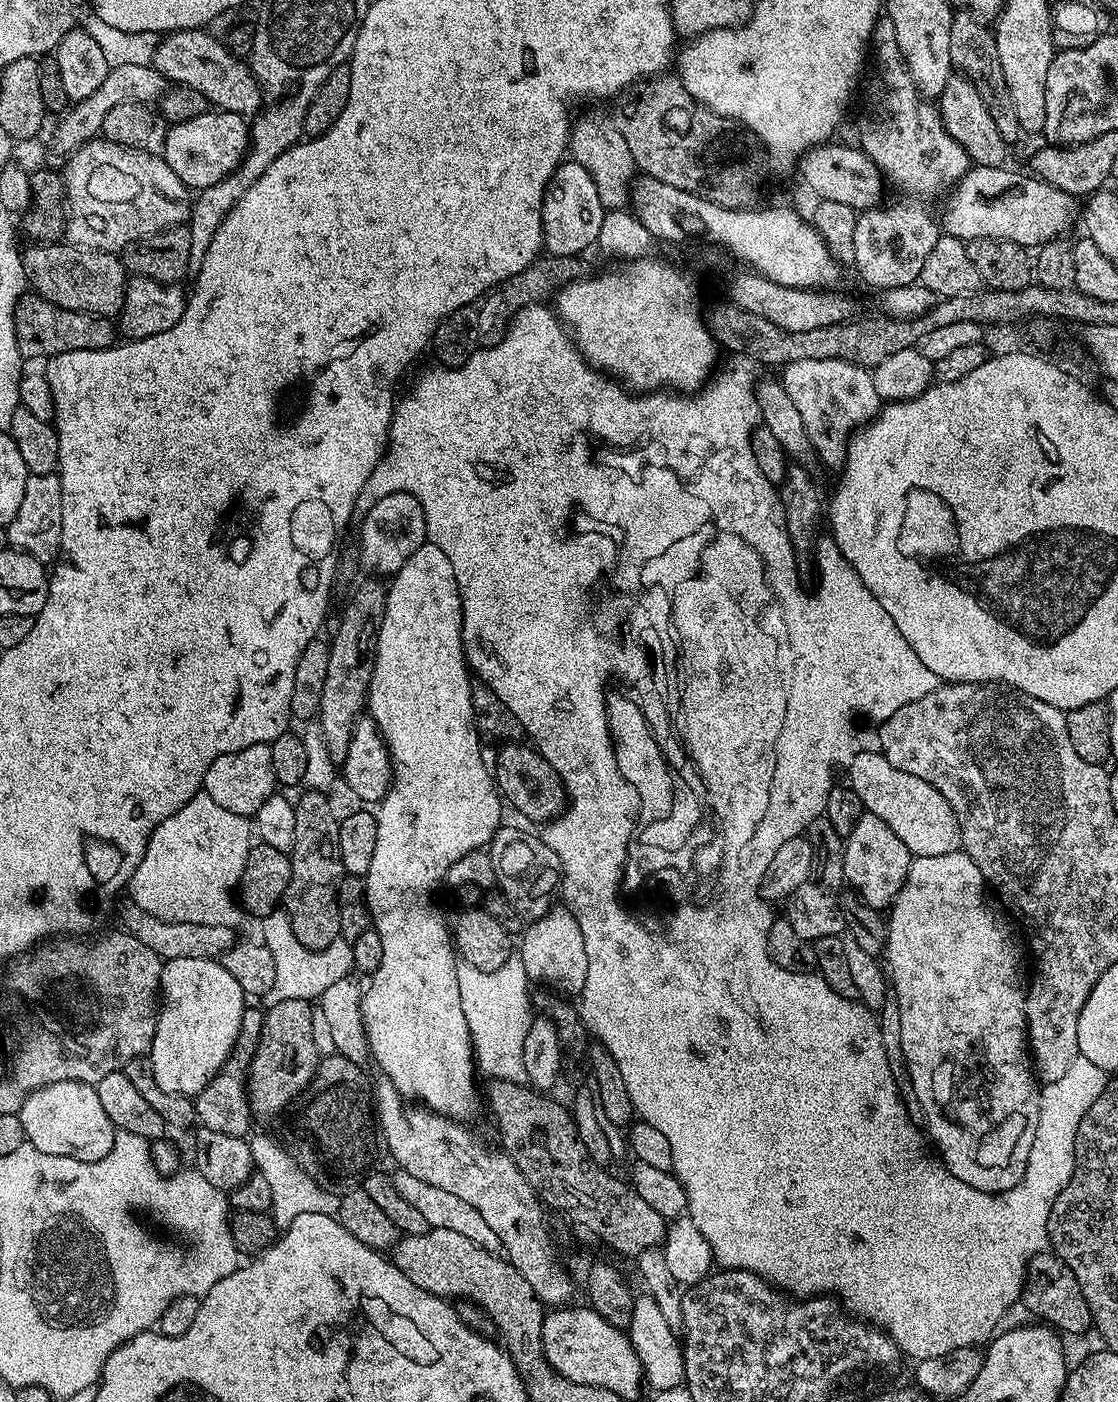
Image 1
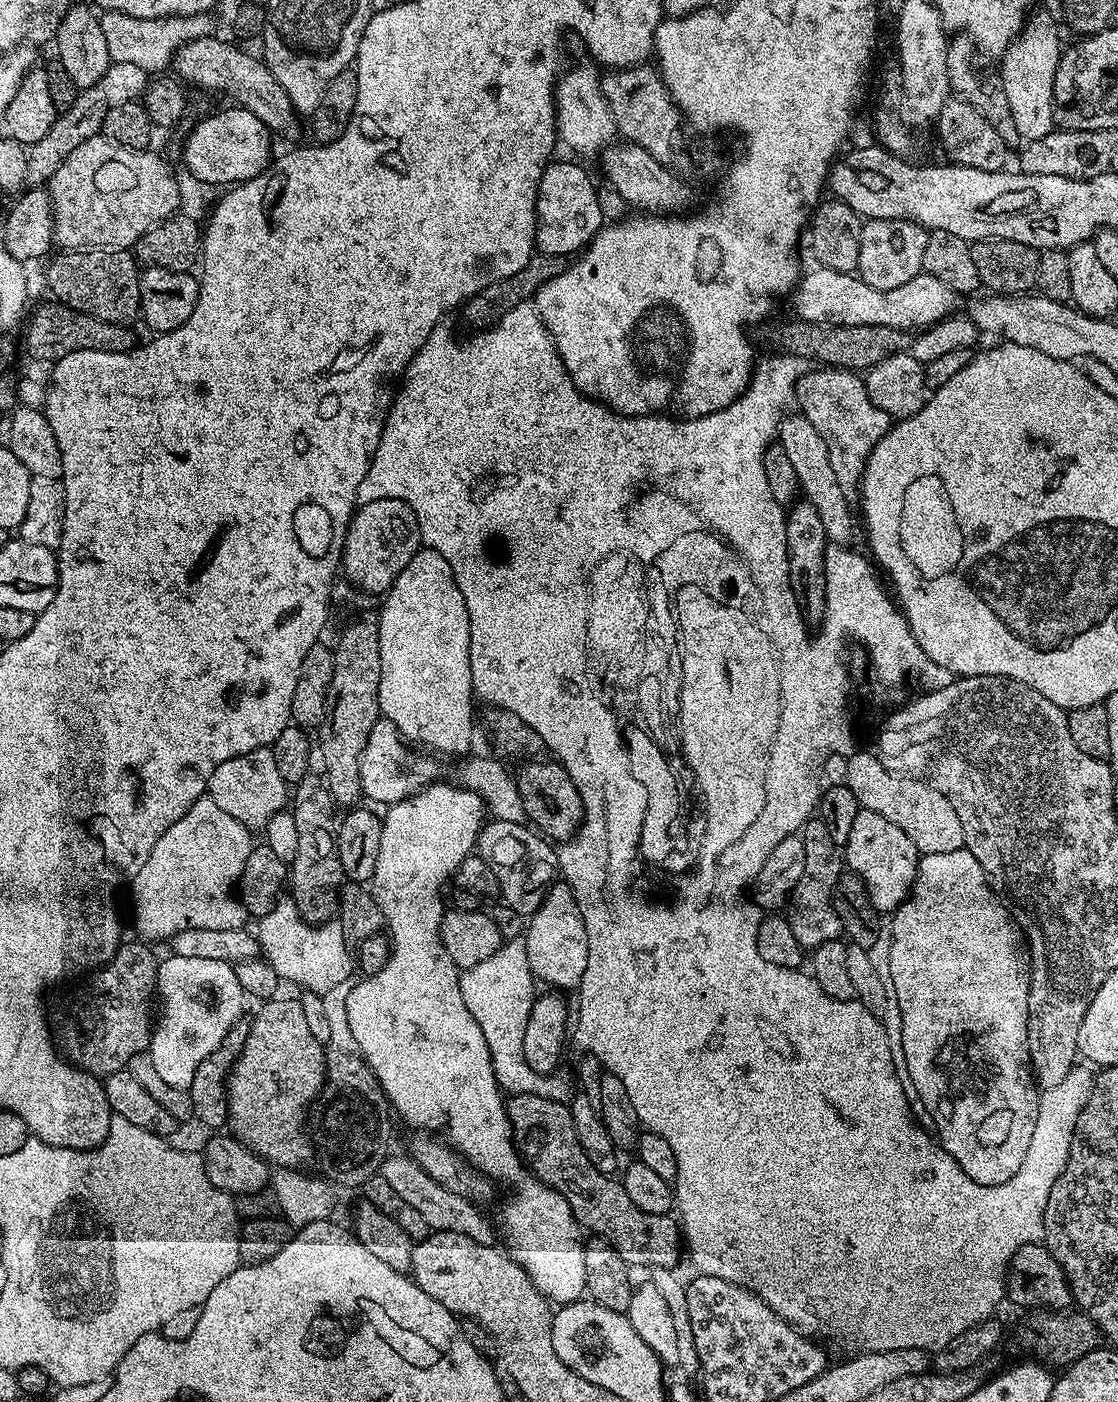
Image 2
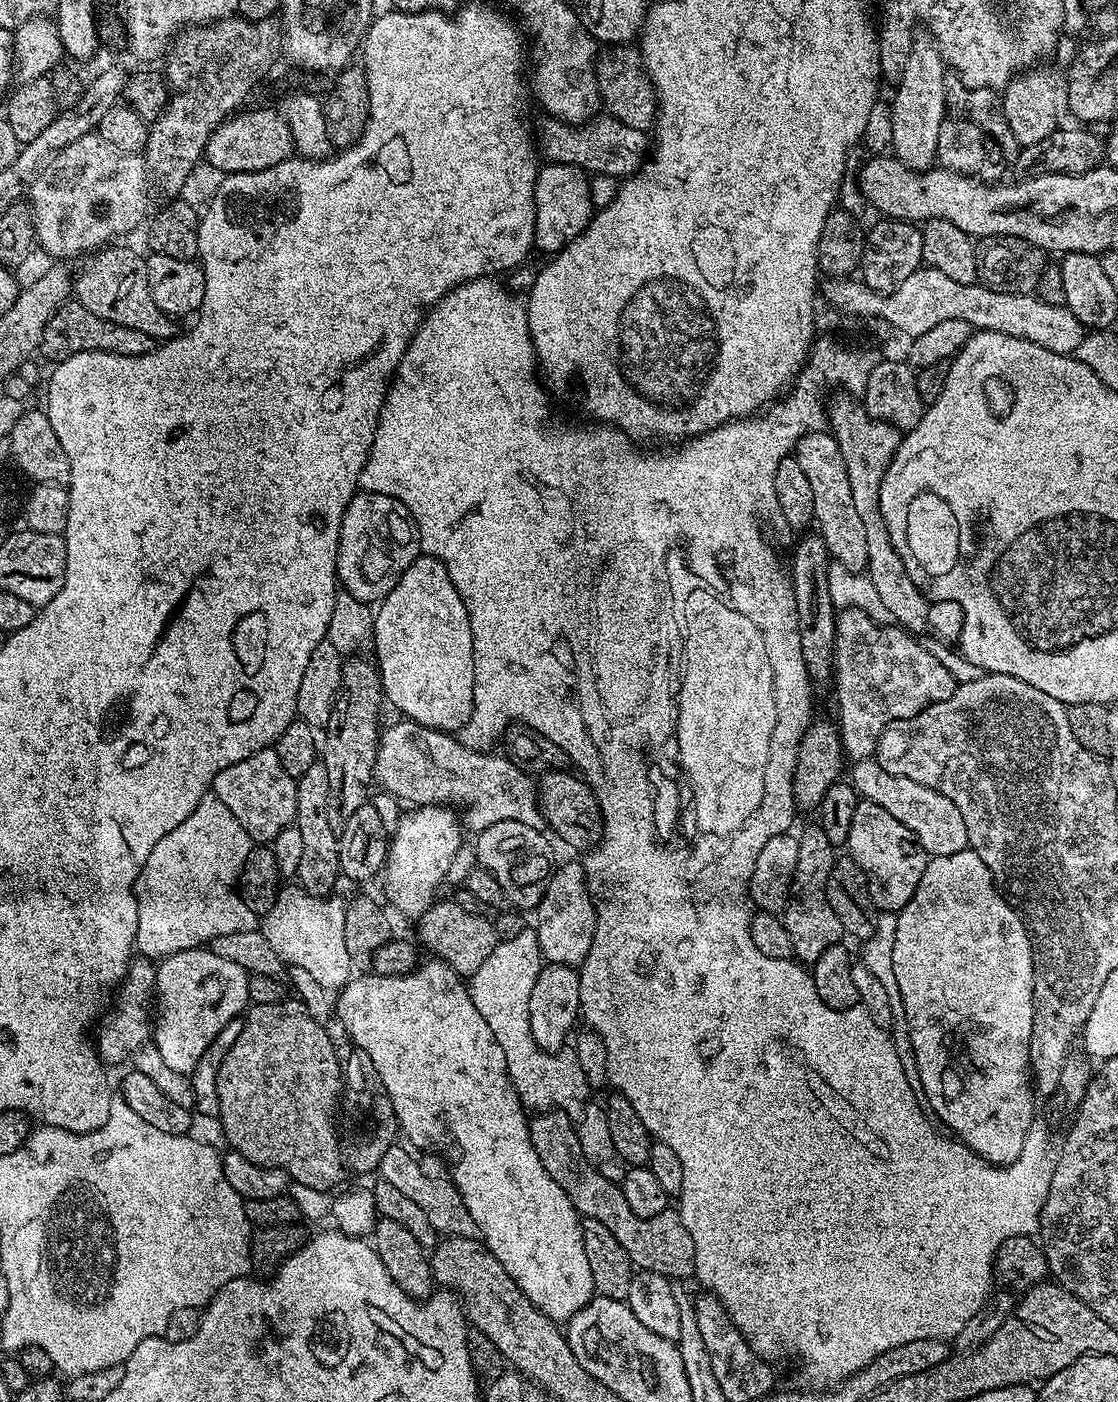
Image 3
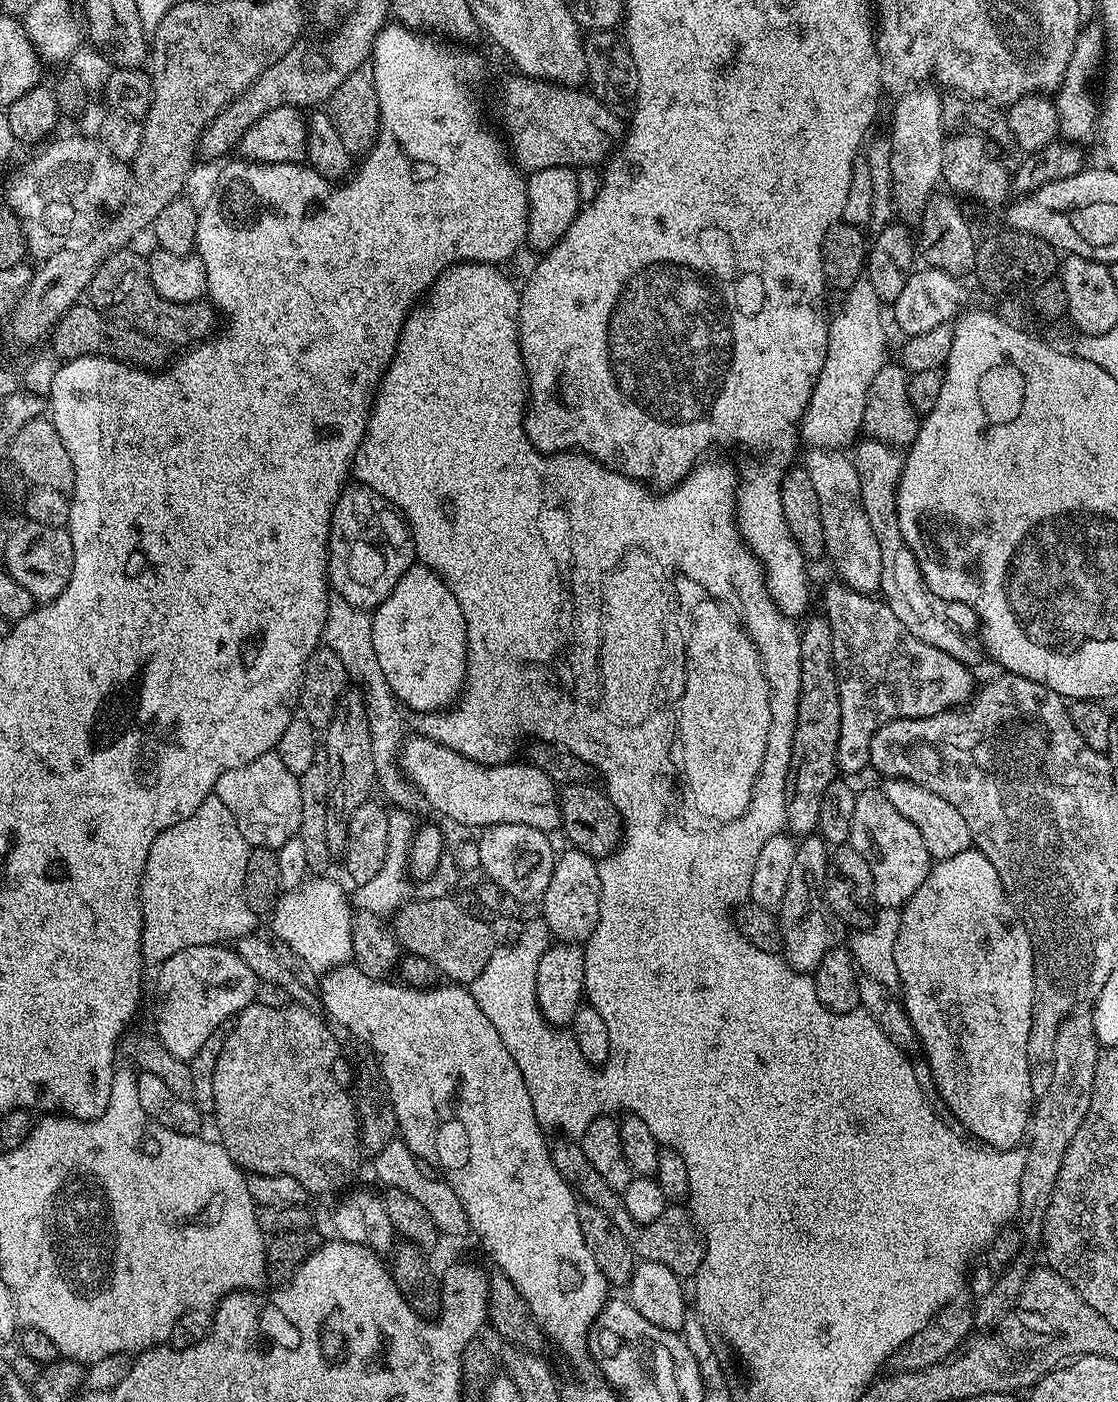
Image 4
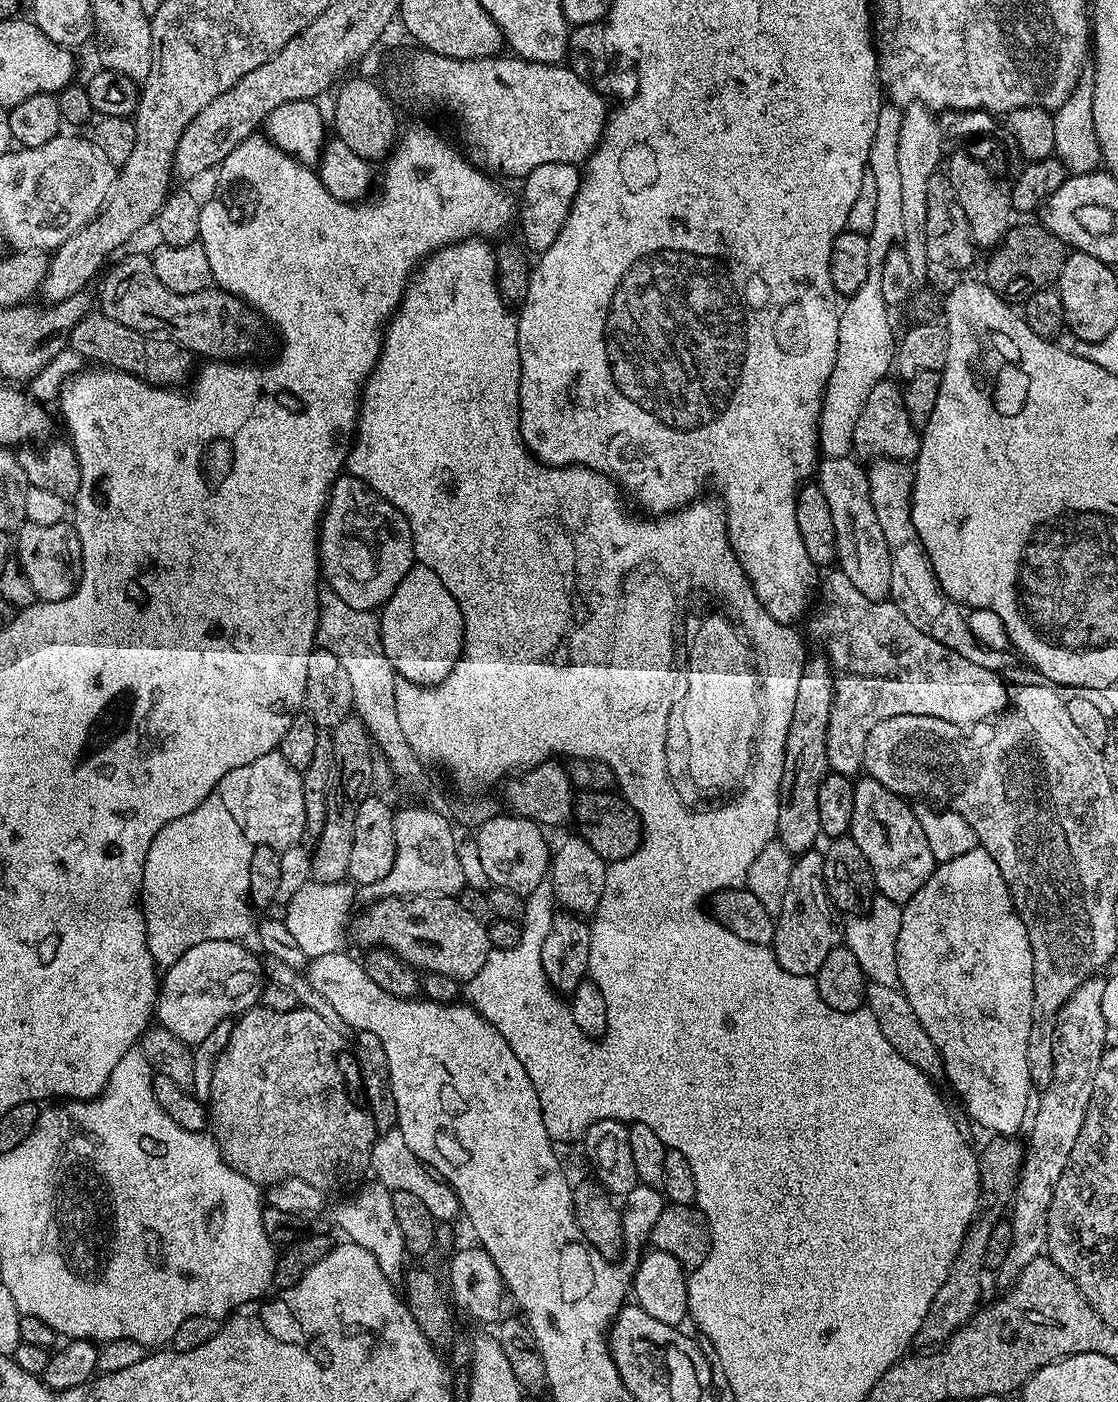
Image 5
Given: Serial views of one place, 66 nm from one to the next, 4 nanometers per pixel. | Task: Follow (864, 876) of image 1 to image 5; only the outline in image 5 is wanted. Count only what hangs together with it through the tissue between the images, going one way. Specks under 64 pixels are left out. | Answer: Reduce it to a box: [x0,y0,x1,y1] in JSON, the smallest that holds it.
[850,775,937,906]

